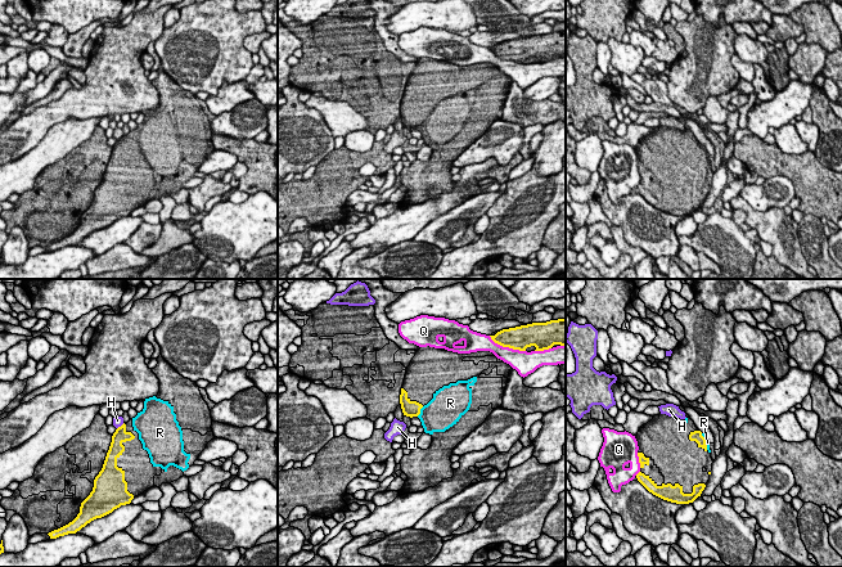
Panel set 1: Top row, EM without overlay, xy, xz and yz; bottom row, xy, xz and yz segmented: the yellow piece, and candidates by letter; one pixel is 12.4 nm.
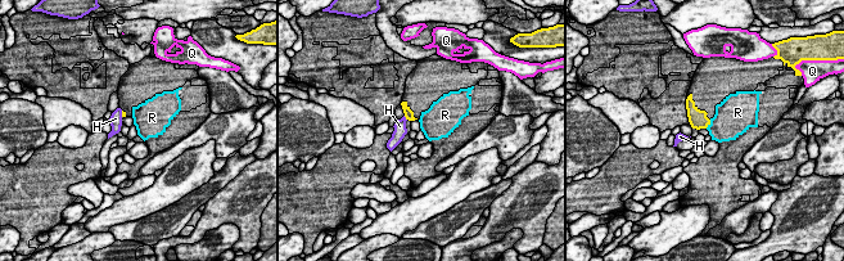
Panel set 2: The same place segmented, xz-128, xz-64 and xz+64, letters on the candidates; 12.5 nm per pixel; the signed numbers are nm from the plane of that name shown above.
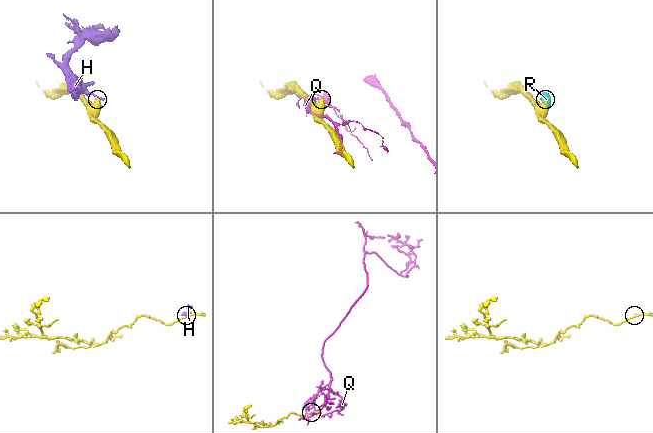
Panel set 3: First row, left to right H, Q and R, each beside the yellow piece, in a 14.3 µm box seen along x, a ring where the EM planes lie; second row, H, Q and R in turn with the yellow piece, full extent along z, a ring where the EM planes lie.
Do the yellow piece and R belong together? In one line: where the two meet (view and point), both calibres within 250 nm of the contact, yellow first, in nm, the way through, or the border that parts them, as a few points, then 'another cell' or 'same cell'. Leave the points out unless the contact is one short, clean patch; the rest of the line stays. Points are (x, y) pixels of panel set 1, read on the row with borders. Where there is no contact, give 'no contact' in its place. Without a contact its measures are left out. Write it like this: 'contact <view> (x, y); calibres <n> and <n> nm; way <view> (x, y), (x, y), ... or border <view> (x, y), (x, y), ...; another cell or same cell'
contact xz (419, 412); calibres 190 and 400 nm; same cell

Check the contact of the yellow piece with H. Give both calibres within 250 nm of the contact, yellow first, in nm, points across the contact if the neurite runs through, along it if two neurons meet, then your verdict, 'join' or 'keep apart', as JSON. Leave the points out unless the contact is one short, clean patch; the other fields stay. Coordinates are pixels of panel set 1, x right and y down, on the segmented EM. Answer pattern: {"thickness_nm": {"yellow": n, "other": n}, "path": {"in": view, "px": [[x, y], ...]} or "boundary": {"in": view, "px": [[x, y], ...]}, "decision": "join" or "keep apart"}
{"thickness_nm": {"yellow": 170, "other": 130}, "boundary": {"in": "xy", "px": [[124, 423], [117, 428]]}, "decision": "keep apart"}

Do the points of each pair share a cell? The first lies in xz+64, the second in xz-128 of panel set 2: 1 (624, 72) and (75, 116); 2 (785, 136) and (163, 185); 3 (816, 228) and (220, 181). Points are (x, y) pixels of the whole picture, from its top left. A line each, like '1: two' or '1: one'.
1: two
2: two
3: two

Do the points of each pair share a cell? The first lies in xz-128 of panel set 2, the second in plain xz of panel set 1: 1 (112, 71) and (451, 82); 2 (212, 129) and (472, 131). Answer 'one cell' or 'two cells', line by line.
1: two cells
2: two cells

